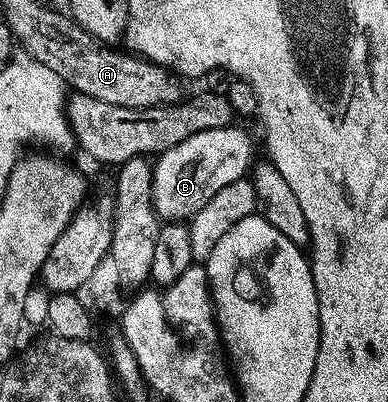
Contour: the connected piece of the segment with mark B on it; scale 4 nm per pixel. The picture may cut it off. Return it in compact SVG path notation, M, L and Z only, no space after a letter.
M239 127L198 133L159 156L153 168L153 208L157 210L158 219L166 224L192 220L219 189L227 189L227 185L235 185L235 181L246 178L255 163L253 139Z

